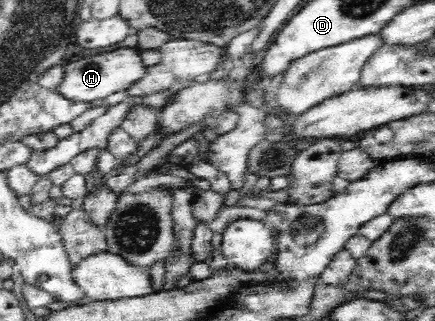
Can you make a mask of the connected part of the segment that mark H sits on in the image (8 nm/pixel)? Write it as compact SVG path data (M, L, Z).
M117 48L111 52L80 58L65 65L62 81L53 89L60 97L72 103L92 103L112 93L125 90L138 81L146 71L138 48Z

